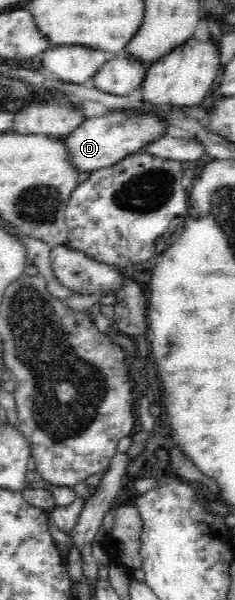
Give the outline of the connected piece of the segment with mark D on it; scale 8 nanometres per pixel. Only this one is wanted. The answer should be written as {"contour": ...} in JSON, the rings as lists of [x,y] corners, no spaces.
{"contour":[[[110,110],[103,115],[86,118],[75,131],[65,139],[67,158],[71,166],[79,171],[95,171],[104,167],[111,167],[118,161],[143,150],[147,143],[163,137],[167,131],[165,118],[157,114],[141,114],[137,110]]]}

